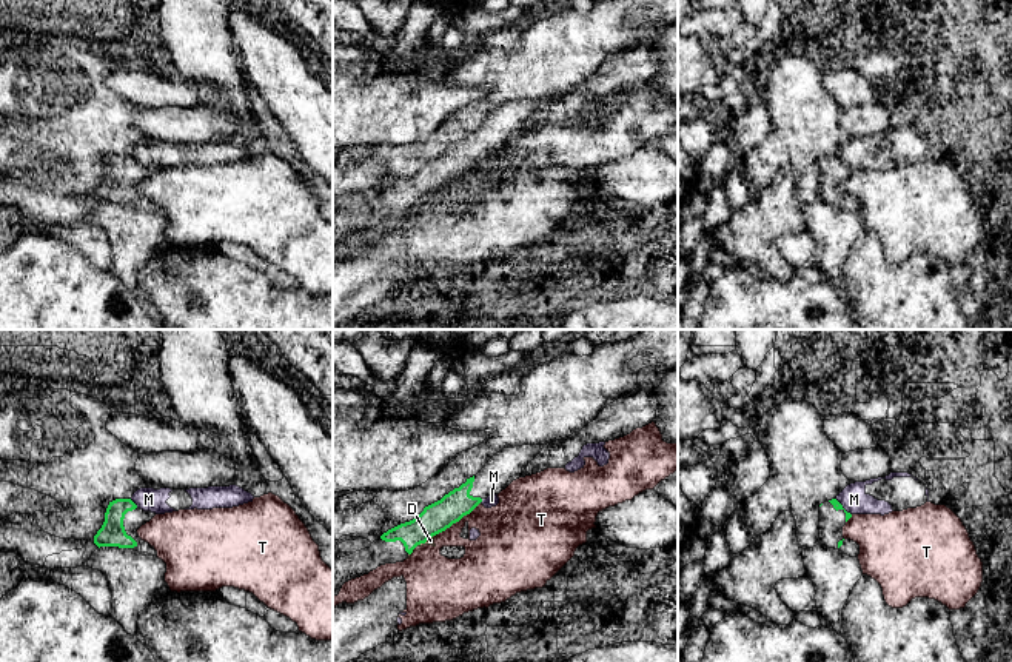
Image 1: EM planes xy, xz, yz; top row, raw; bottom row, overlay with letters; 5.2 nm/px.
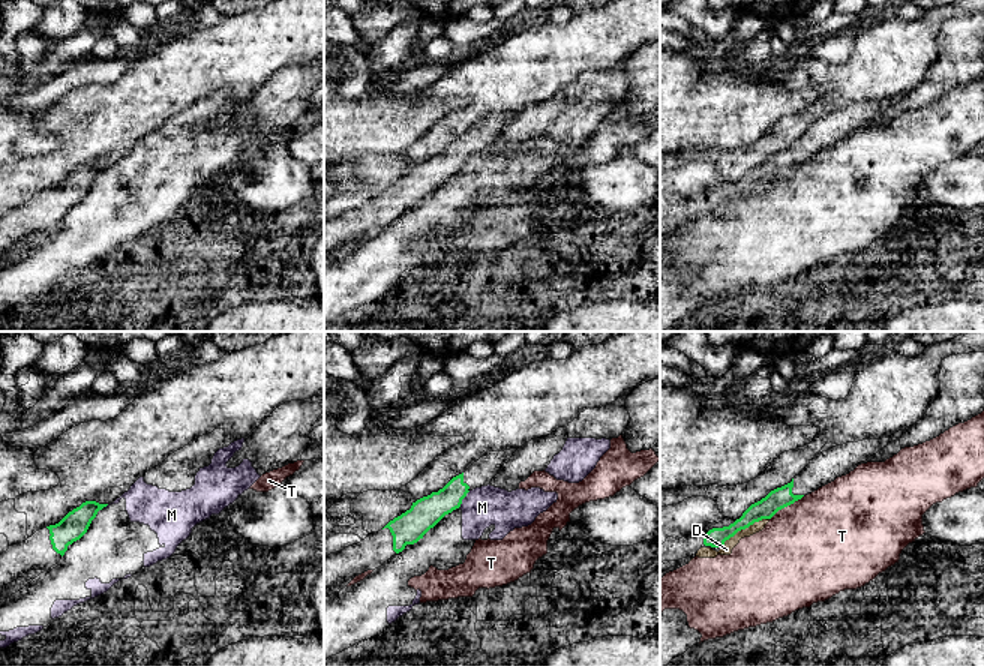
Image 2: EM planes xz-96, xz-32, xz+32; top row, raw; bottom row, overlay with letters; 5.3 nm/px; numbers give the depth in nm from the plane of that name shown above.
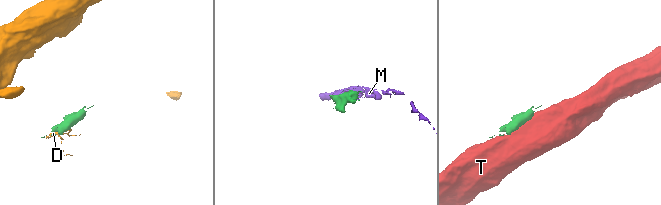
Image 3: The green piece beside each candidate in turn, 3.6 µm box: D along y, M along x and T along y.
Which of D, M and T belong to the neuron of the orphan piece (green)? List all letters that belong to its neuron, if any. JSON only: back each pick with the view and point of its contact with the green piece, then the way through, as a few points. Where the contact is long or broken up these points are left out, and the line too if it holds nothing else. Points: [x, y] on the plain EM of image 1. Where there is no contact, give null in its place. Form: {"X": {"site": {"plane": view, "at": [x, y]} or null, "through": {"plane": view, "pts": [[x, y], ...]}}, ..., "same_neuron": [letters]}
{"same_neuron": []}

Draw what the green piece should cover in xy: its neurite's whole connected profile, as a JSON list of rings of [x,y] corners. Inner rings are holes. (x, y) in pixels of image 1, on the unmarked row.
[[[116,154],[109,157],[105,177],[94,191],[94,199],[100,202],[139,203],[139,208],[157,211],[154,202],[142,196],[137,185],[149,177],[156,168],[140,165],[131,154]]]

